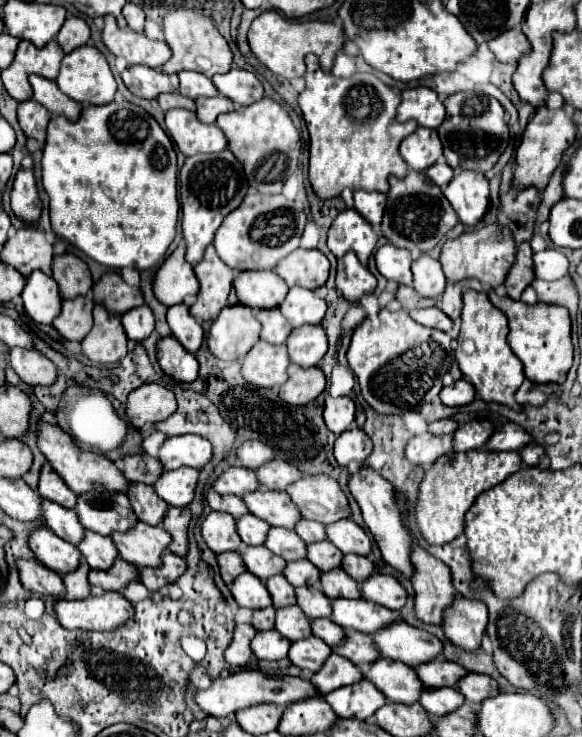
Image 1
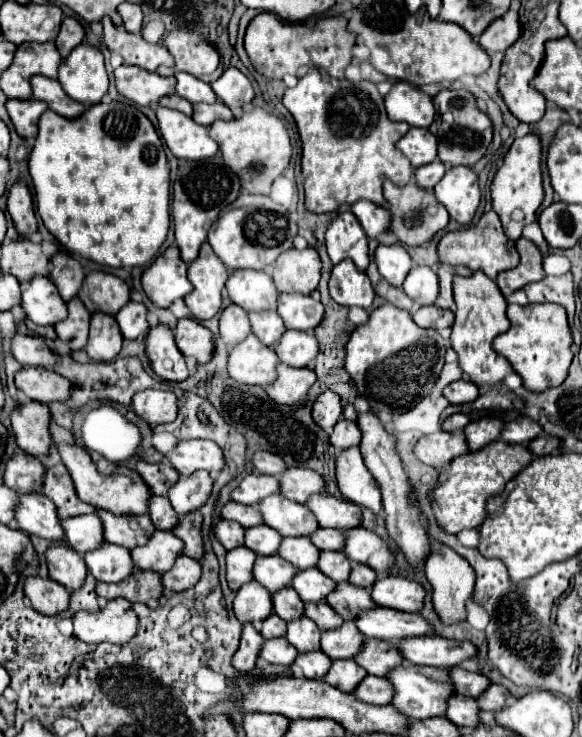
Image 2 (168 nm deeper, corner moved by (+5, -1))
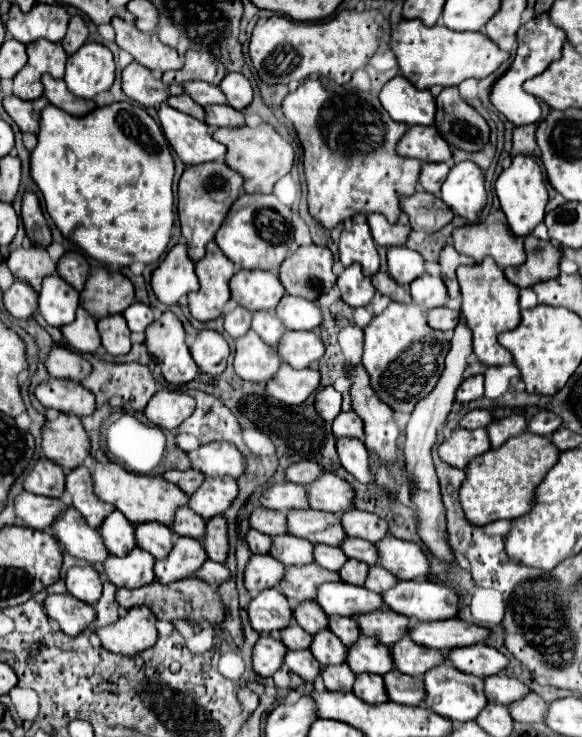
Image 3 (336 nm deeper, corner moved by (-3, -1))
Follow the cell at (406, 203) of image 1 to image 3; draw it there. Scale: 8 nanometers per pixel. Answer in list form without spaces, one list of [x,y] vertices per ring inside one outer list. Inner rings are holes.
[[[424,190],[416,192],[414,196],[406,196],[400,200],[402,212],[408,214],[410,224],[414,230],[426,230],[436,232],[452,222],[454,212],[434,194],[428,194]]]

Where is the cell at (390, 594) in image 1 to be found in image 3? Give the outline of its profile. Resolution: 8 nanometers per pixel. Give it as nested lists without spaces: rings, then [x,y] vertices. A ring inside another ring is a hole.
[[[408,580],[382,596],[388,608],[420,622],[448,620],[458,614],[458,594],[444,584]]]

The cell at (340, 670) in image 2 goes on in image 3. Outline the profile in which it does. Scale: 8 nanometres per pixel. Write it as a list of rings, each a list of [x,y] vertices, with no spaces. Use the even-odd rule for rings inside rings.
[[[358,674],[354,682],[354,692],[366,704],[384,704],[390,702],[384,686],[384,678],[376,674]]]

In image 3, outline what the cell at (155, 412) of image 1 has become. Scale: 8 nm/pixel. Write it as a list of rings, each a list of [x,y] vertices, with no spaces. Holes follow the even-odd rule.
[[[160,390],[148,402],[144,414],[148,420],[160,428],[178,428],[196,408],[196,400],[184,392]]]

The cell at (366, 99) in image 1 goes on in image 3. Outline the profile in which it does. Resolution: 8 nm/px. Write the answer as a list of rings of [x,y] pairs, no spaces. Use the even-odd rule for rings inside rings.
[[[304,80],[296,92],[290,92],[282,102],[284,116],[292,122],[298,140],[304,148],[304,176],[308,186],[308,210],[310,216],[324,228],[334,228],[346,218],[356,214],[382,214],[394,224],[400,216],[400,196],[412,196],[416,190],[422,164],[416,158],[404,158],[396,154],[396,144],[408,130],[406,124],[394,122],[382,108],[378,96],[360,90],[334,88],[326,90],[320,80]]]

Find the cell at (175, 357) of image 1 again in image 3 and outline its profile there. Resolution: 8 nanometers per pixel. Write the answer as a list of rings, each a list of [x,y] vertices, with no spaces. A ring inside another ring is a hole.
[[[164,312],[150,324],[144,344],[160,366],[166,382],[186,384],[198,376],[198,366],[186,346],[184,326],[172,312]]]

